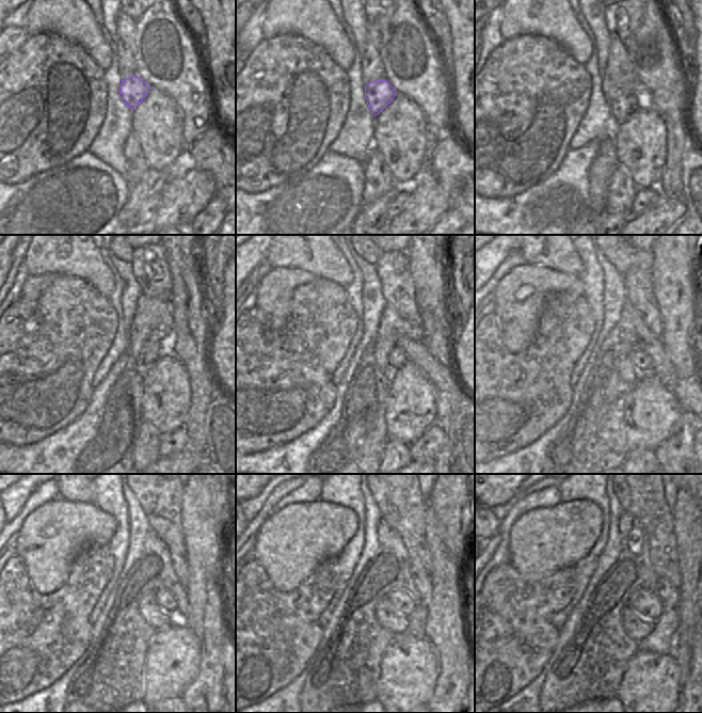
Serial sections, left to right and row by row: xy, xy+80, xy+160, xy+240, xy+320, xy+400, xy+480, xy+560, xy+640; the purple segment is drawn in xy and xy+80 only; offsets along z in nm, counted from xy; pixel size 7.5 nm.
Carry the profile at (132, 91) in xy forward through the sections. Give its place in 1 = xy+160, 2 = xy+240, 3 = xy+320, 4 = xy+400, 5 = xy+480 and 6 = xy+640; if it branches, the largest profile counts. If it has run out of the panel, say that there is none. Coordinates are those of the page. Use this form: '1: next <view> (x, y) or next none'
1: next xy+160 (621, 108)
2: next xy+240 (150, 353)
3: next xy+320 (397, 358)
4: next xy+400 (641, 362)
5: next xy+480 (165, 601)
6: next xy+640 (647, 603)

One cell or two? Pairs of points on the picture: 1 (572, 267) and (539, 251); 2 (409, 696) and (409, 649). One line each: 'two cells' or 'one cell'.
1: one cell
2: one cell

